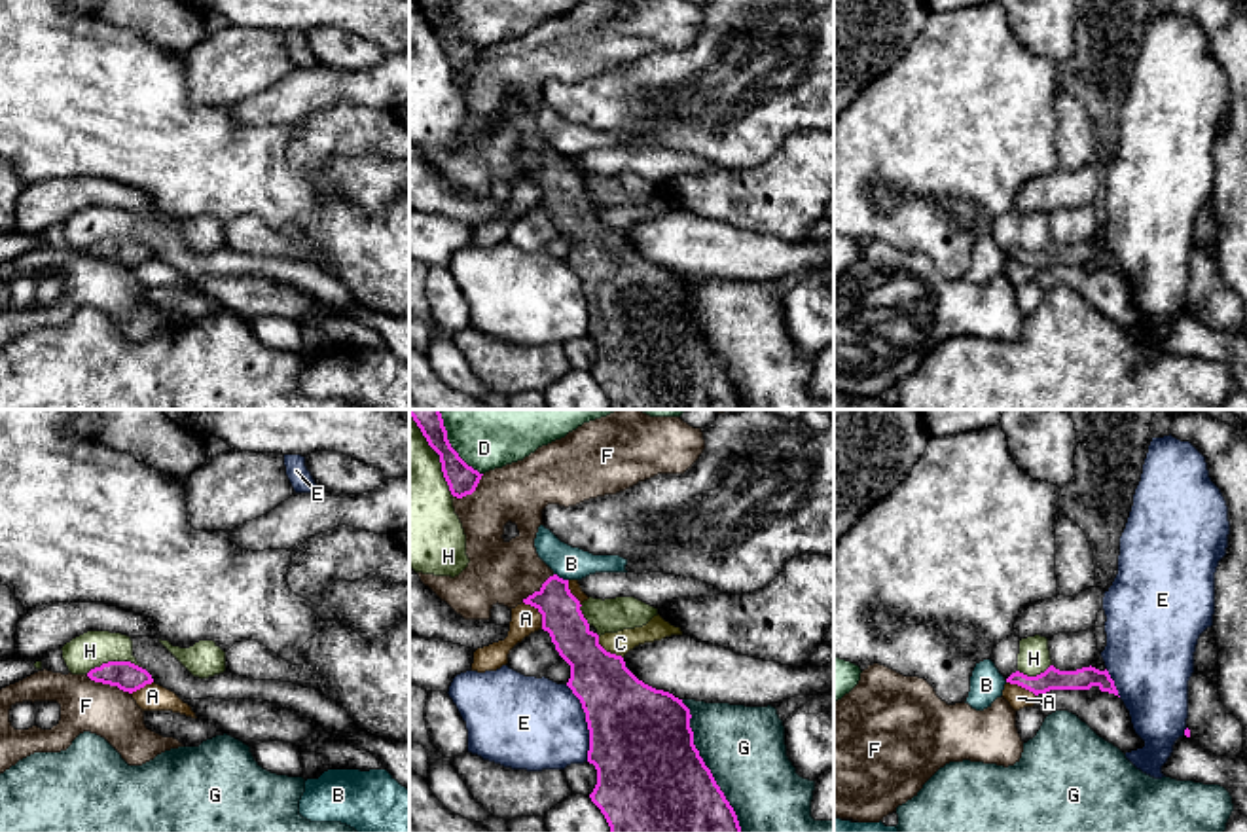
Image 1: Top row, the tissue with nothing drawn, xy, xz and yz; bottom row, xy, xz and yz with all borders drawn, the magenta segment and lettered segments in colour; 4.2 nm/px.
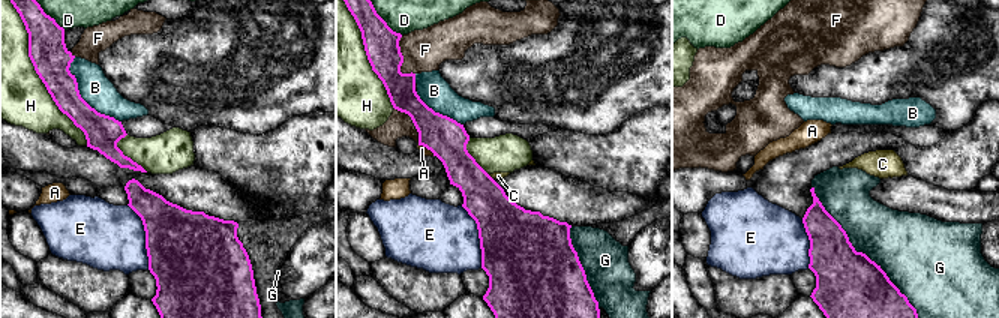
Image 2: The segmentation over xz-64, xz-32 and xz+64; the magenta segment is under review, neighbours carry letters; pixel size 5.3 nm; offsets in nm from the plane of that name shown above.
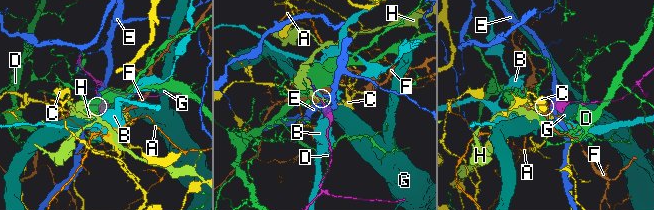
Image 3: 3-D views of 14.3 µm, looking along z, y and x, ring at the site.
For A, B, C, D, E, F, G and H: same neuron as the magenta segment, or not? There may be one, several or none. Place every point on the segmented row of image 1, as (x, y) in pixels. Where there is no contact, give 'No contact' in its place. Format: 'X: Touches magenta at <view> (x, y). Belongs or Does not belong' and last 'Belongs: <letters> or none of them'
A: Touches magenta at xz (539, 611). Does not belong
B: Touches magenta at xz (561, 578). Does not belong
C: Touches magenta at xz (609, 652). Does not belong
D: Touches magenta at xz (450, 444). Does not belong
E: Touches magenta at xz (586, 721). Does not belong
F: Touches magenta at xy (108, 683). Does not belong
G: Touches magenta at xz (705, 766). Does not belong
H: Touches magenta at xy (112, 662). Does not belong
Belongs: none of them

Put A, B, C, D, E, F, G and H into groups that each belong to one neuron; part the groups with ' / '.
A / B / C / D / E / F / G / H

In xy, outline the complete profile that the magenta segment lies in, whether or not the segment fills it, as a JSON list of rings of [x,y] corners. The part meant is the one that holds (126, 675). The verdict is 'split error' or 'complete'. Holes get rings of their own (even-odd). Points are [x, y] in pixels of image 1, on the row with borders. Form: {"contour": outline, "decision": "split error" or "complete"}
{"contour": [[[131,661],[102,663],[100,667],[91,669],[87,677],[95,682],[117,686],[119,690],[129,694],[154,682],[152,675],[146,669]]], "decision": "complete"}

